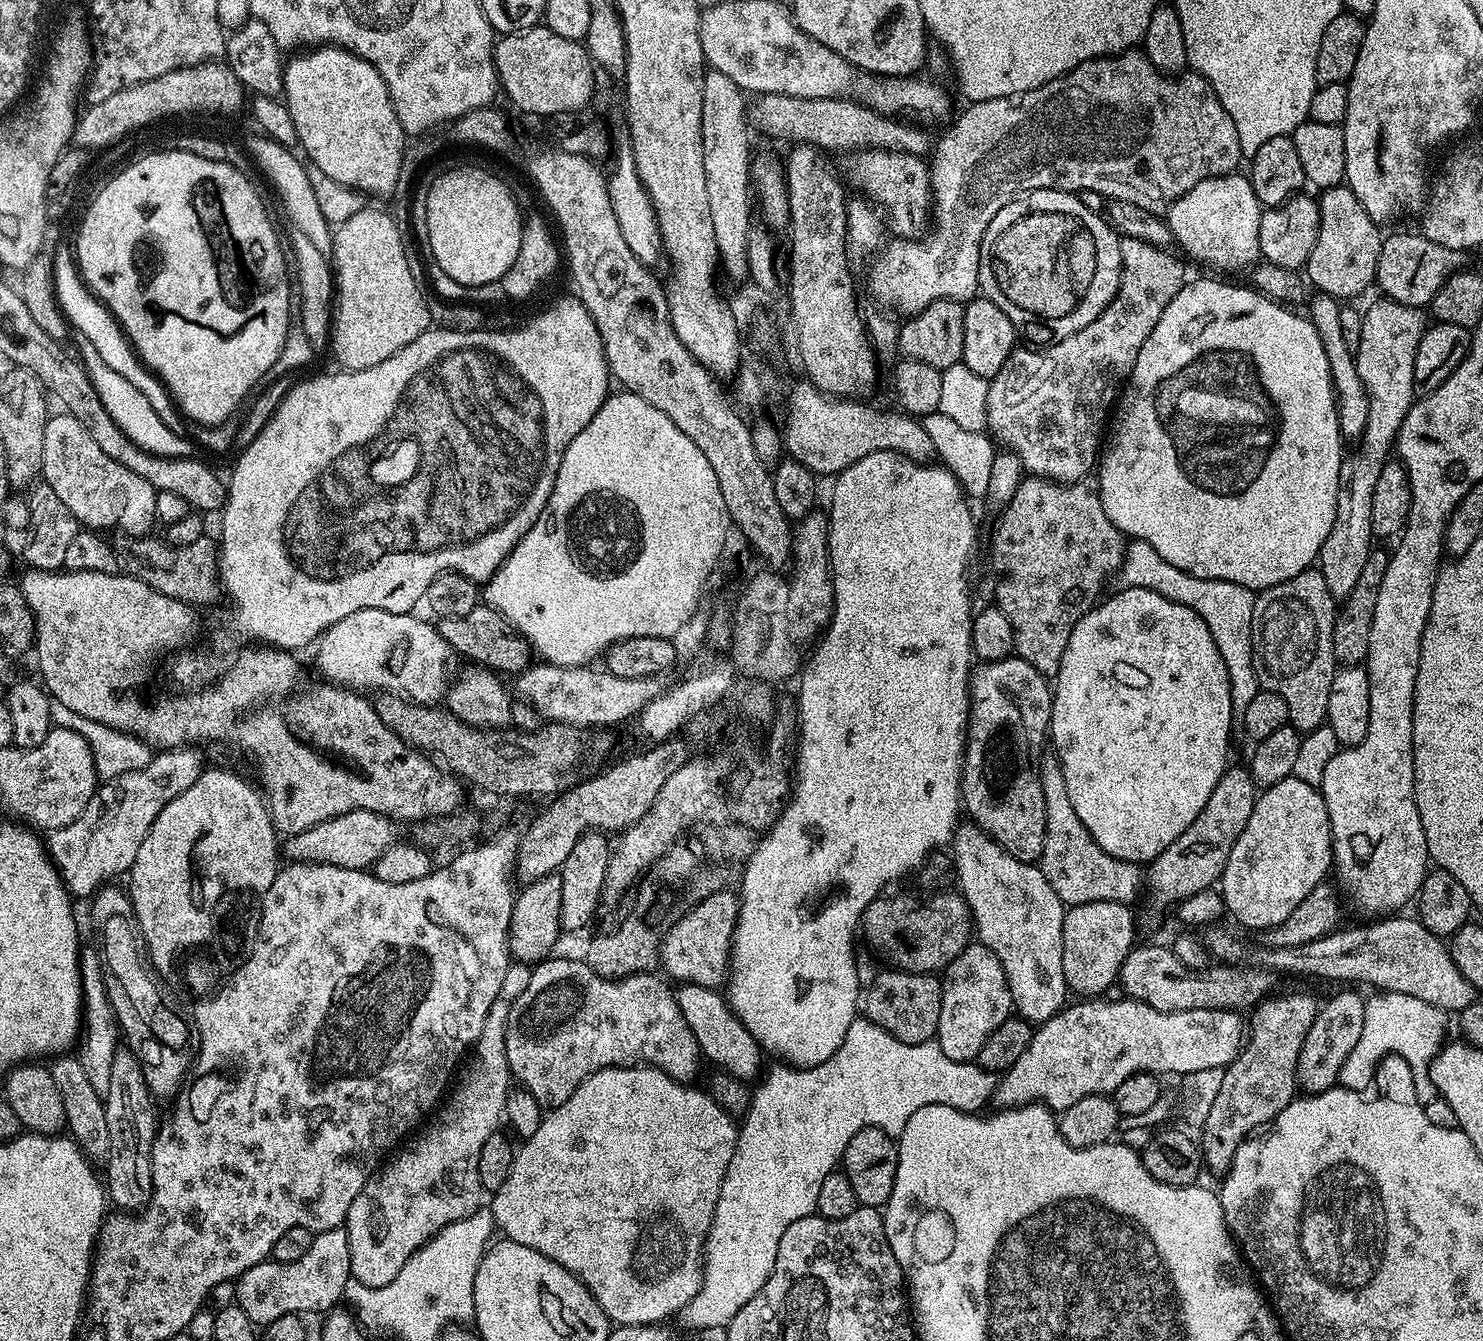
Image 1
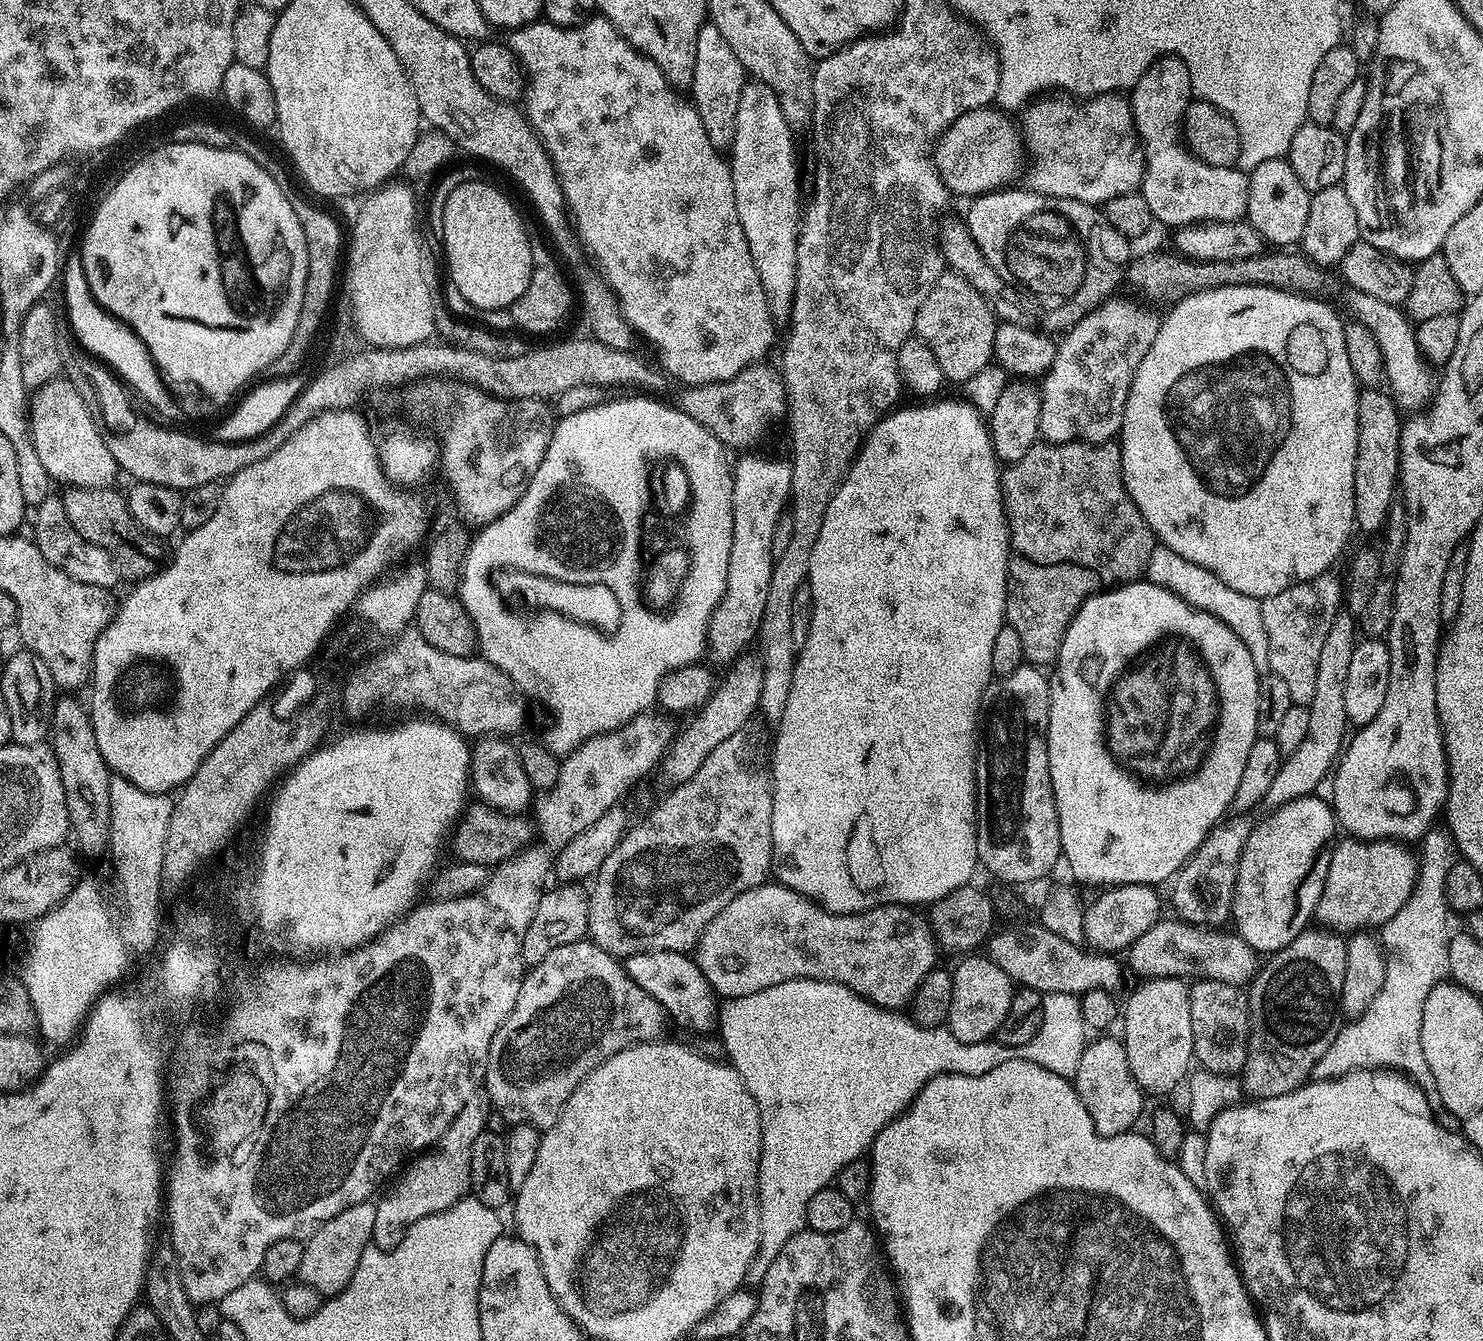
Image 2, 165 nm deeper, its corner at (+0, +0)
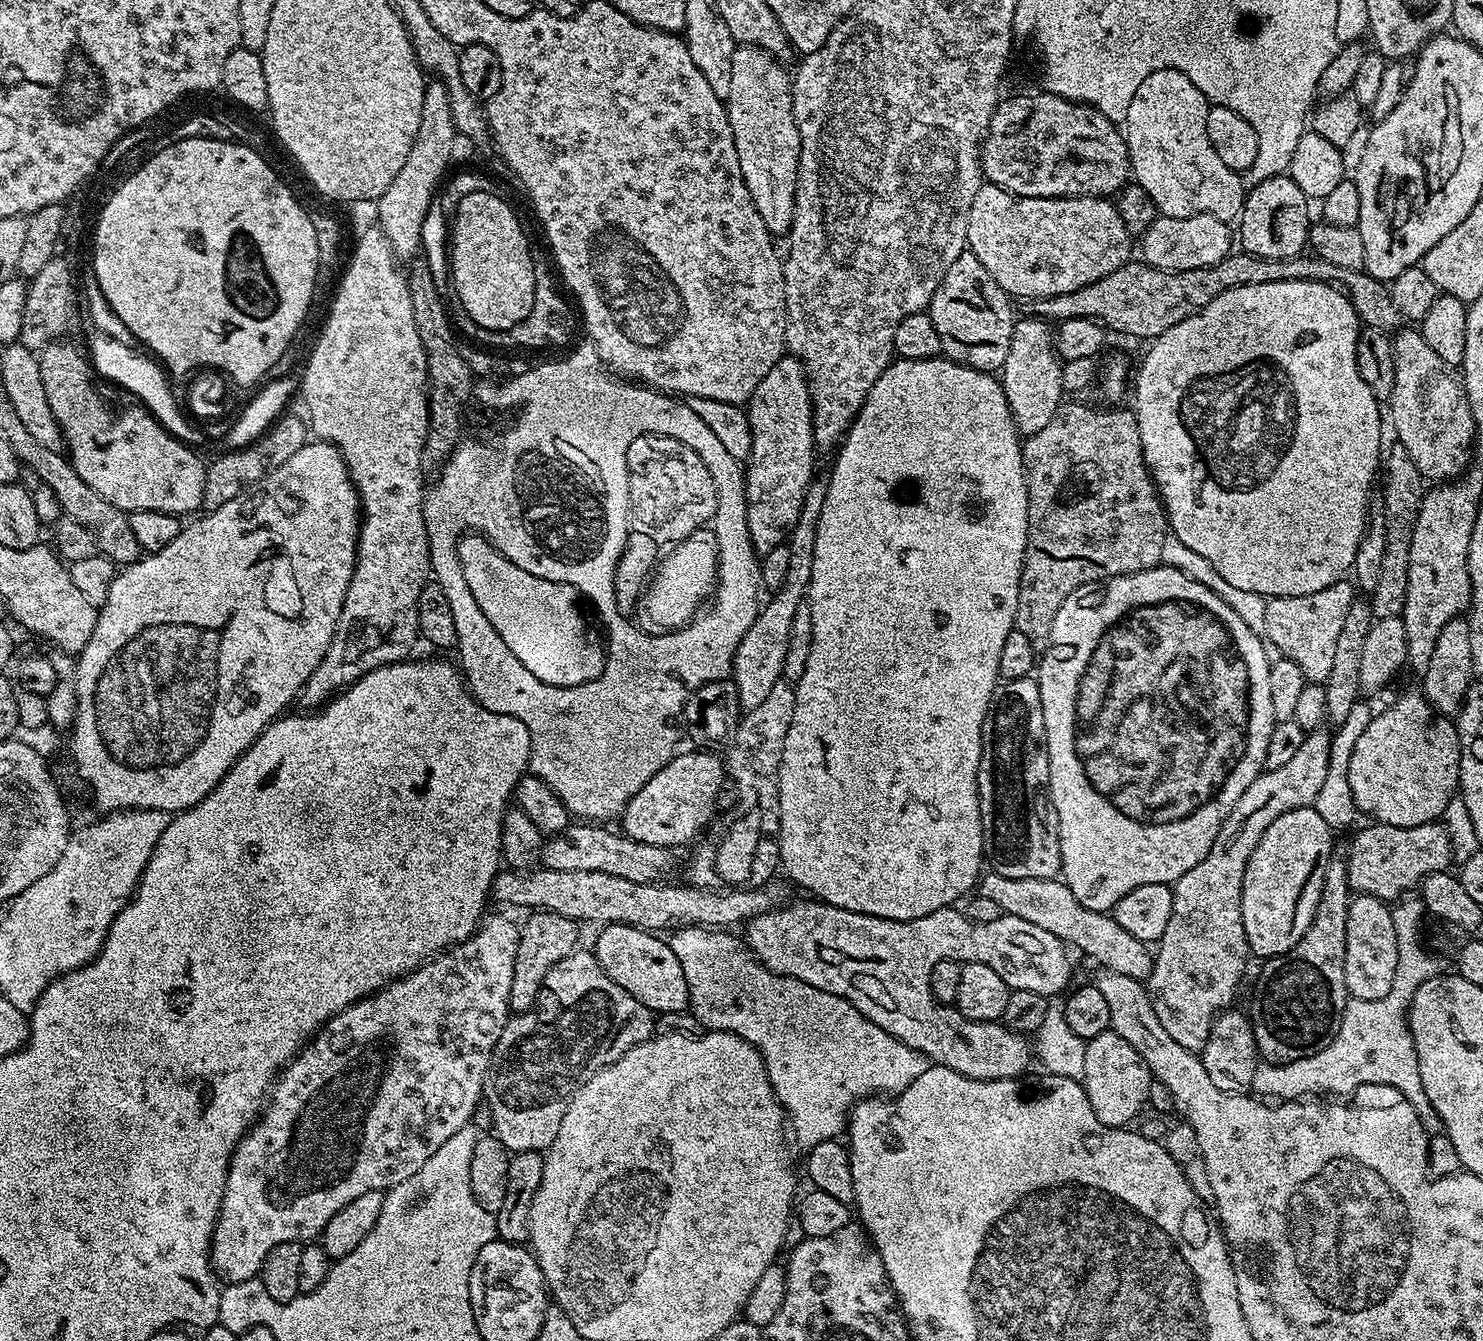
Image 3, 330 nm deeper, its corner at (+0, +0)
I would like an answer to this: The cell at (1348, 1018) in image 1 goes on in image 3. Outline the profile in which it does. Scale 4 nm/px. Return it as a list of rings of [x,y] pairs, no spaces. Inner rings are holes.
[[[1353,895],[1350,910],[1346,914],[1346,990],[1354,1000],[1377,1000],[1390,994],[1390,986],[1394,986],[1394,970],[1398,970],[1398,934],[1394,934],[1394,918],[1392,908],[1385,901],[1373,896]]]

